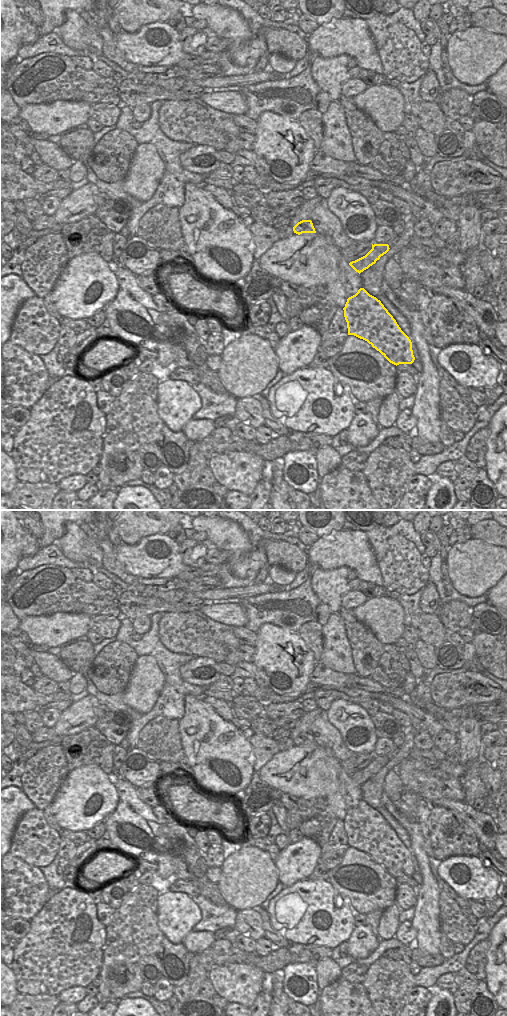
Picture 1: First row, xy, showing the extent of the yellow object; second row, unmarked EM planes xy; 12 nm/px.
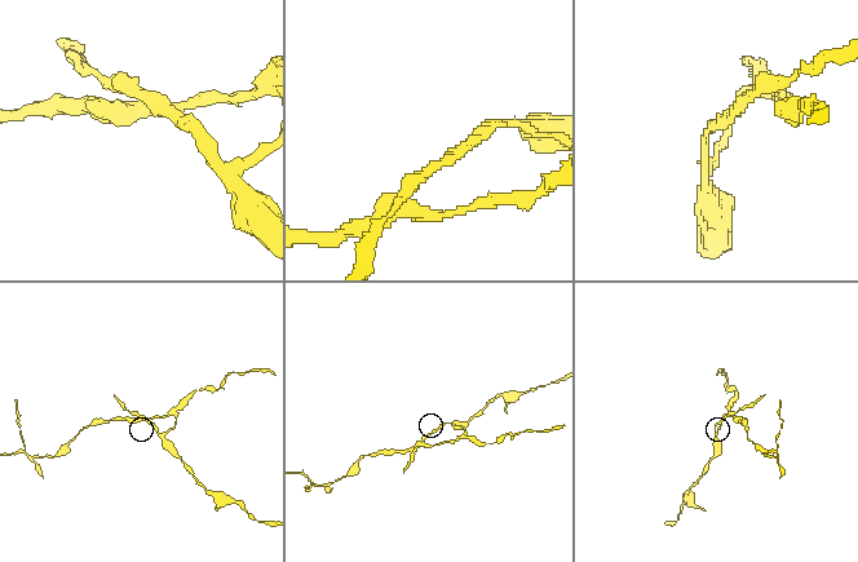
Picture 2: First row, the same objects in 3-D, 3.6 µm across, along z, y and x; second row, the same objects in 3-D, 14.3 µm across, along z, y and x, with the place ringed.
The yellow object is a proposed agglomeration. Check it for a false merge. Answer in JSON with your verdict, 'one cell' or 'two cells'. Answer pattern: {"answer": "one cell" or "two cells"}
{"answer": "two cells"}

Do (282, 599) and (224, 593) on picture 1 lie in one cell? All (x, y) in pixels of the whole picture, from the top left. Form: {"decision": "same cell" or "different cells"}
{"decision": "different cells"}

